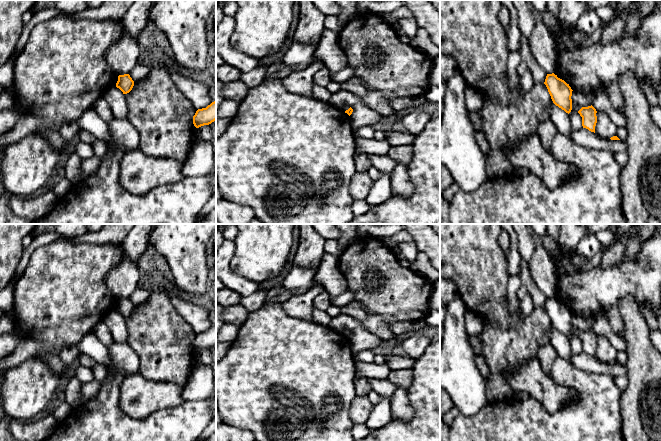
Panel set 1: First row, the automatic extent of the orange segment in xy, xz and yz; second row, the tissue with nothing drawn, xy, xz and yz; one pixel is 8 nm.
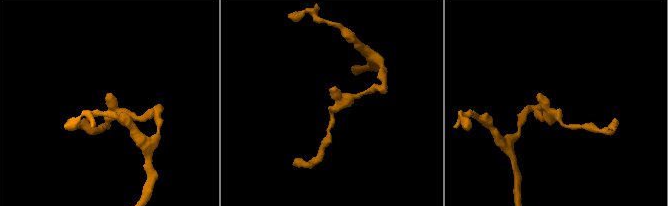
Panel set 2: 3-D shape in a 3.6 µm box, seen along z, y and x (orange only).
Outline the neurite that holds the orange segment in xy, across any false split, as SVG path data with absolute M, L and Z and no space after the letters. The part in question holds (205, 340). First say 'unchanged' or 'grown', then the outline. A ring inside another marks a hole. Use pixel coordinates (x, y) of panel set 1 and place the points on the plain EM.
unchanged; M216 325L206 332L198 333L193 340L193 348L196 352L209 349L216 344Z

